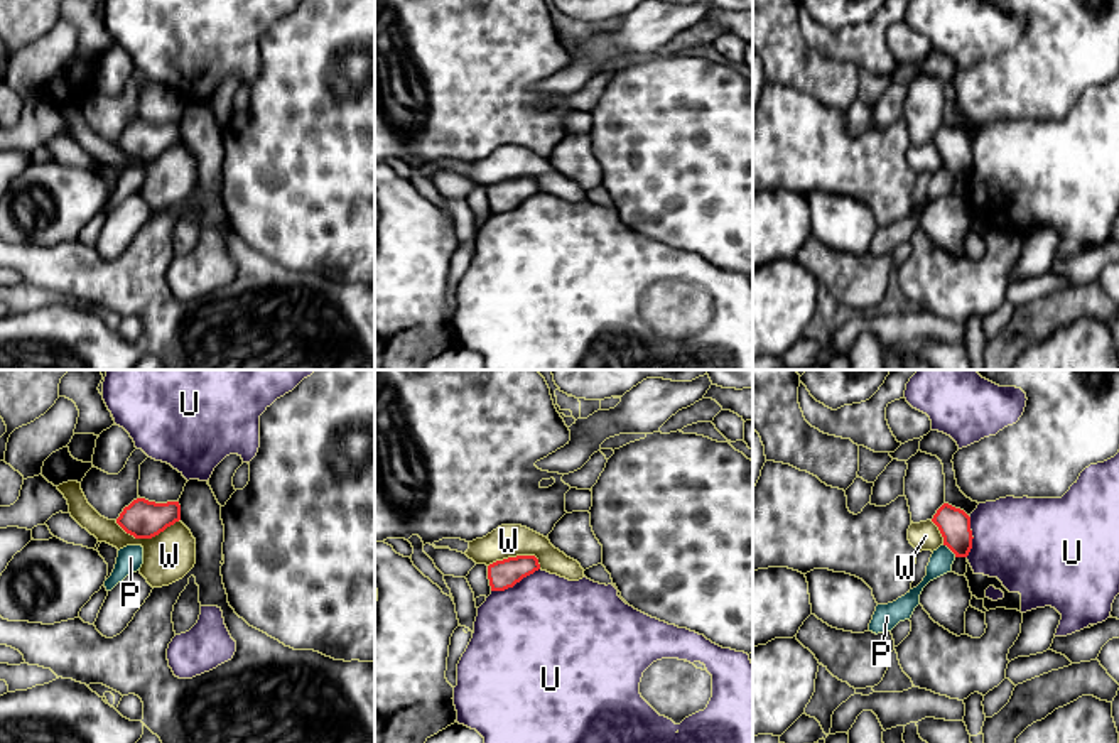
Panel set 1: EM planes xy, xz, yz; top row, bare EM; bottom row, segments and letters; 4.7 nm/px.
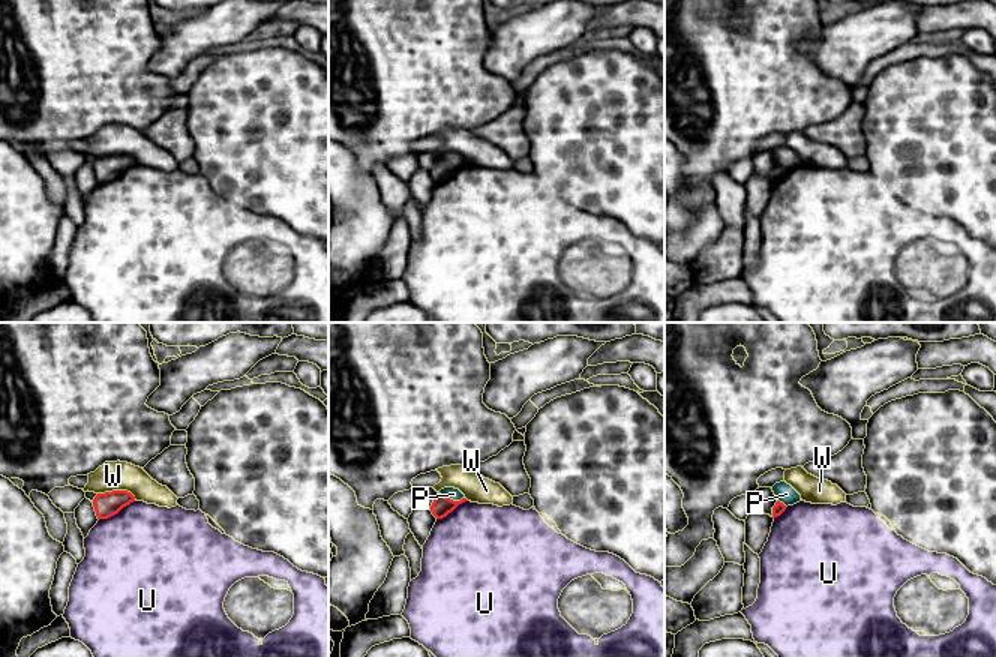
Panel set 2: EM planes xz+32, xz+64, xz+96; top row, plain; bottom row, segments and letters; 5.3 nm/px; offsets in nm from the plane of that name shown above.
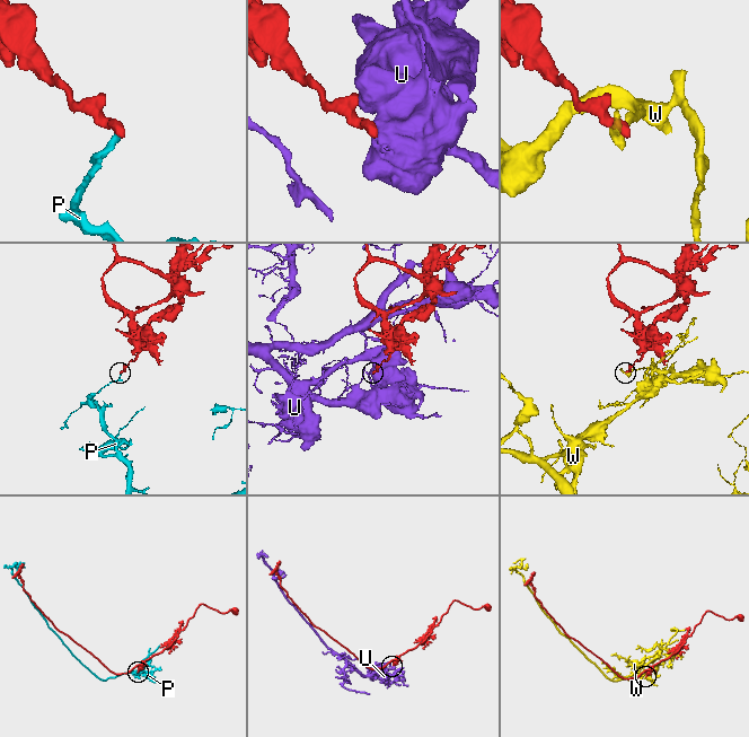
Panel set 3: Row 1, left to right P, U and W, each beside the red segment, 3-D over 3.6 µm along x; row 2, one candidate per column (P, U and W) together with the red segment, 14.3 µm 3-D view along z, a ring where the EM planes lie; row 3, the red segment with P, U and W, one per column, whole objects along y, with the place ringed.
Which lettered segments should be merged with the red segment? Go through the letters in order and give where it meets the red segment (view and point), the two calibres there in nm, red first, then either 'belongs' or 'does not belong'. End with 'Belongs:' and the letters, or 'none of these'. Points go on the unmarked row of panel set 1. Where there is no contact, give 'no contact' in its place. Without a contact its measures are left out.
P: meets red in yz at (951, 171); 160 nm thick on the red side, 110 nm on the other; does not belong
U: meets red in xz at (515, 205); 140 nm thick on the red side, 480 nm on the other; does not belong
W: meets red in xy at (147, 159); 190 nm thick on the red side, 240 nm on the other; does not belong
Belongs: none of these

